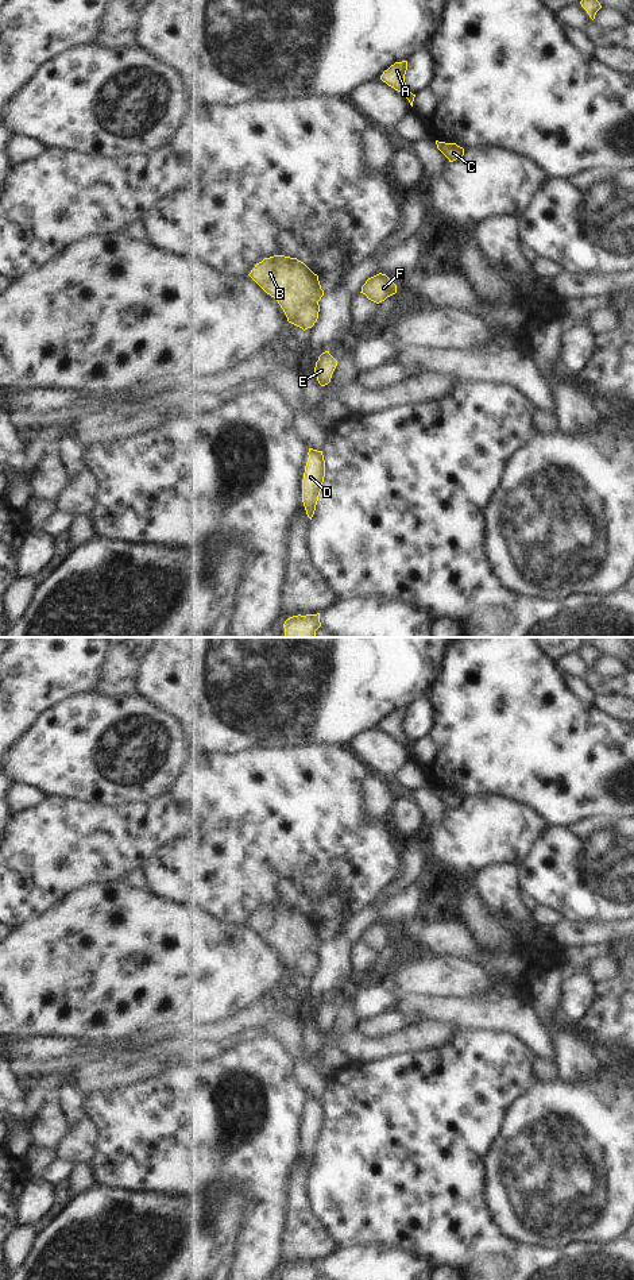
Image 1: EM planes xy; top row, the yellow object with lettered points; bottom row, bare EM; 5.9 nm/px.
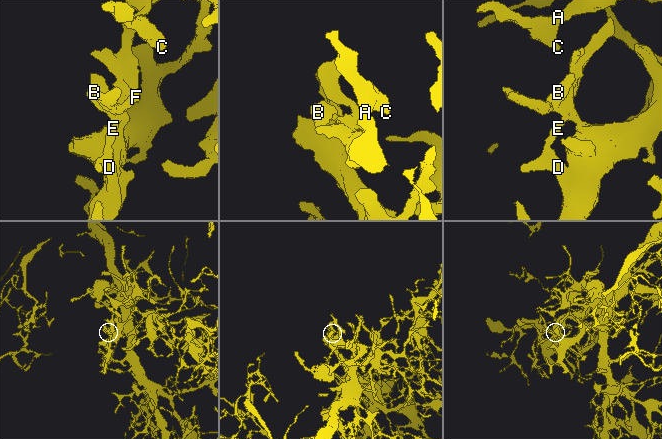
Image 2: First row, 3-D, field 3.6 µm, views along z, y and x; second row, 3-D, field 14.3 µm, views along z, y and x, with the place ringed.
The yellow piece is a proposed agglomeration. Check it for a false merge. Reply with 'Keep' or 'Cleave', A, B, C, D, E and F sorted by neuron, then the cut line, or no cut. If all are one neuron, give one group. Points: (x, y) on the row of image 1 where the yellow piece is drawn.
Keep. Groups: A B C D E F. No split.

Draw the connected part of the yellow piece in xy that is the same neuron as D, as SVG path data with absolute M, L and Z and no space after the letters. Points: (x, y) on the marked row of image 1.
M309 448L308 455L302 479L302 502L308 517L312 520L325 477L325 460L322 451Z

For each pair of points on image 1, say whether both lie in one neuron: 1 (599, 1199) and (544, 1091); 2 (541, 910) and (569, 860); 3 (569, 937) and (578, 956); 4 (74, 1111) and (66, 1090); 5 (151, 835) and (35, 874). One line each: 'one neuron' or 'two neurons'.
1: one neuron
2: two neurons
3: two neurons
4: one neuron
5: one neuron

